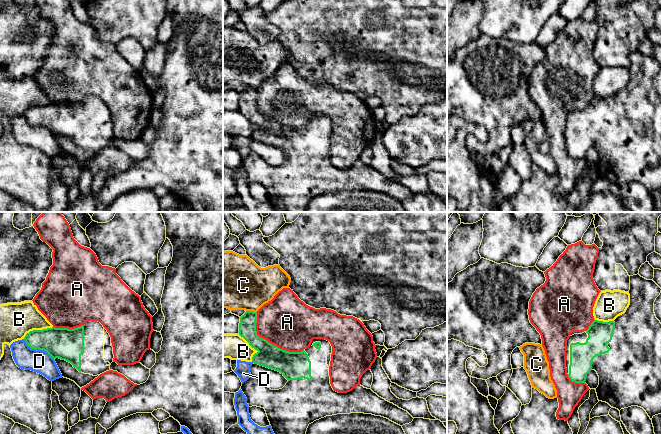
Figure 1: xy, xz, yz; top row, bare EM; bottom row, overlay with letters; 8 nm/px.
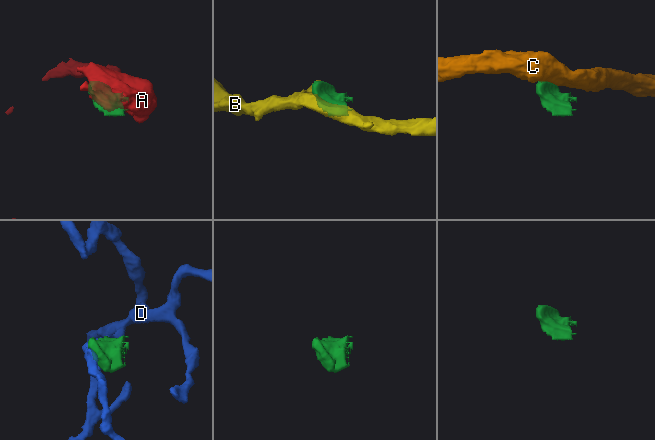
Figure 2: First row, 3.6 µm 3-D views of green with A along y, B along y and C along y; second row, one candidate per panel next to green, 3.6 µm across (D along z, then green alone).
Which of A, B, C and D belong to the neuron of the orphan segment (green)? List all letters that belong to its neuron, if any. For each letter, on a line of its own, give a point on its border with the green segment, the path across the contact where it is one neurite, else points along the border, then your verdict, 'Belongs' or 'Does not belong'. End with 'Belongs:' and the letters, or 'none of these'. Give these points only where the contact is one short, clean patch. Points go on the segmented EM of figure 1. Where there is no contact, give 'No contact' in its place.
A: Touches green at xz (268, 342). Does not belong
B: Touches green at xz (253, 347). Does not belong
C: Touches green at xz (251, 311). Does not belong
D: Touches green at xy (38, 348). Does not belong
Belongs: none of these

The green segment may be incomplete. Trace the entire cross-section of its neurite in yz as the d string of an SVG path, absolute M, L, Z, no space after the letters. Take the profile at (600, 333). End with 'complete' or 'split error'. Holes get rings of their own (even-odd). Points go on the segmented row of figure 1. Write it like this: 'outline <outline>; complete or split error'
outline M639 274L630 276L630 305L626 312L614 321L595 320L582 334L574 334L567 340L566 368L572 382L585 383L587 374L595 370L599 385L595 389L599 401L608 403L619 411L631 406L643 408L650 419L661 414L661 323L654 313L654 302L661 288Z; split error

